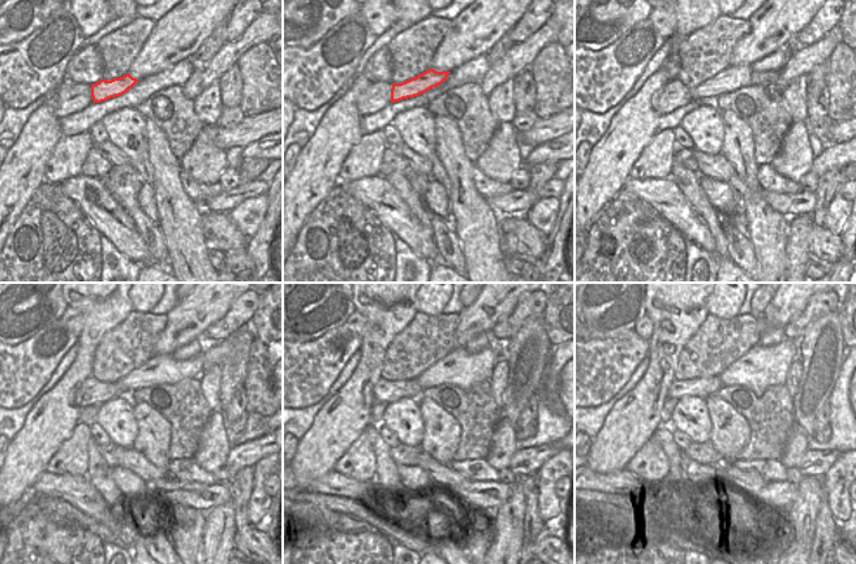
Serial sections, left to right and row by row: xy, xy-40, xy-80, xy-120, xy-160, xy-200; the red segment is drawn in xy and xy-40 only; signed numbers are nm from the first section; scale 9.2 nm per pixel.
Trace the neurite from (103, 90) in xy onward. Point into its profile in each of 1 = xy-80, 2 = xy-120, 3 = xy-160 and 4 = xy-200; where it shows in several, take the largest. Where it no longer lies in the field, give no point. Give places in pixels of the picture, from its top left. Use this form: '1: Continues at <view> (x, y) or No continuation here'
1: Continues at xy-80 (732, 78)
2: Continues at xy-120 (162, 369)
3: Continues at xy-160 (459, 367)
4: Continues at xy-200 (761, 367)

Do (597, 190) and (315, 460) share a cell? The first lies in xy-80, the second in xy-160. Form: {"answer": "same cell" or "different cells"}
{"answer": "same cell"}

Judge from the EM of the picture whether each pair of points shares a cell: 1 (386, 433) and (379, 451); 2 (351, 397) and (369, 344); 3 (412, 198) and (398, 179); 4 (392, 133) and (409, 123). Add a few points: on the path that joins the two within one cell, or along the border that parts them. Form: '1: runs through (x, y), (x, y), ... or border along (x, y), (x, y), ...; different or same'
1: border along (379, 427), (379, 435), (390, 448); different
2: runs through (361, 384), (369, 371), (369, 357); same
3: runs through (407, 193), (401, 184); same
4: border along (391, 123), (403, 142); different

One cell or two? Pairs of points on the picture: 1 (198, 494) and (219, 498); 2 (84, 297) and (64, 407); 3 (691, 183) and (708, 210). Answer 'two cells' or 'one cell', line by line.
1: one cell
2: one cell
3: one cell

